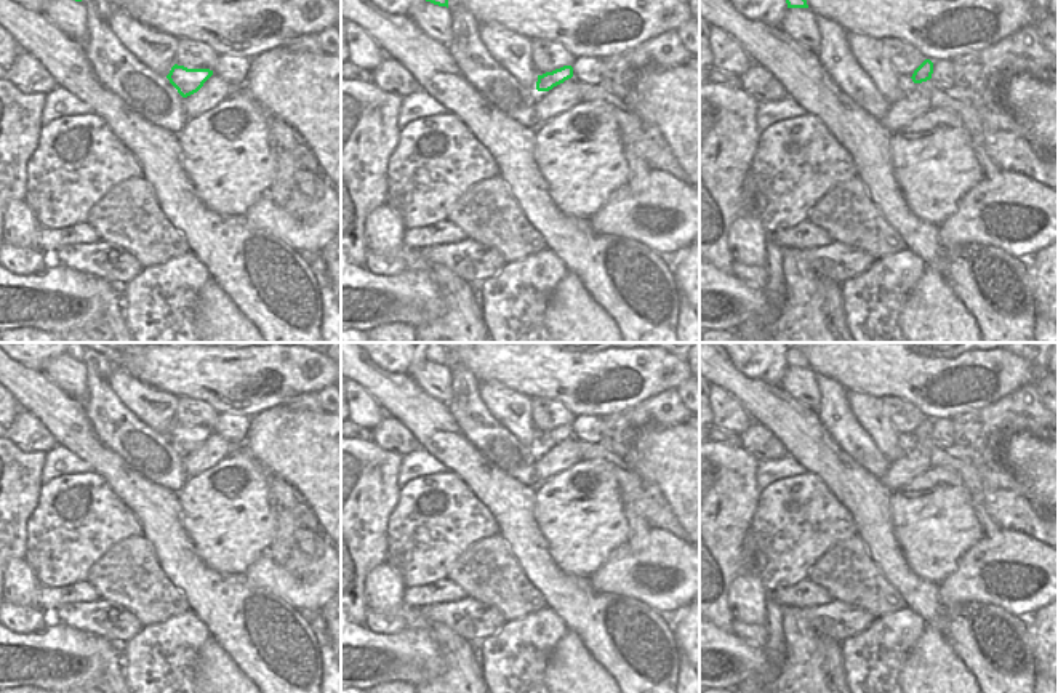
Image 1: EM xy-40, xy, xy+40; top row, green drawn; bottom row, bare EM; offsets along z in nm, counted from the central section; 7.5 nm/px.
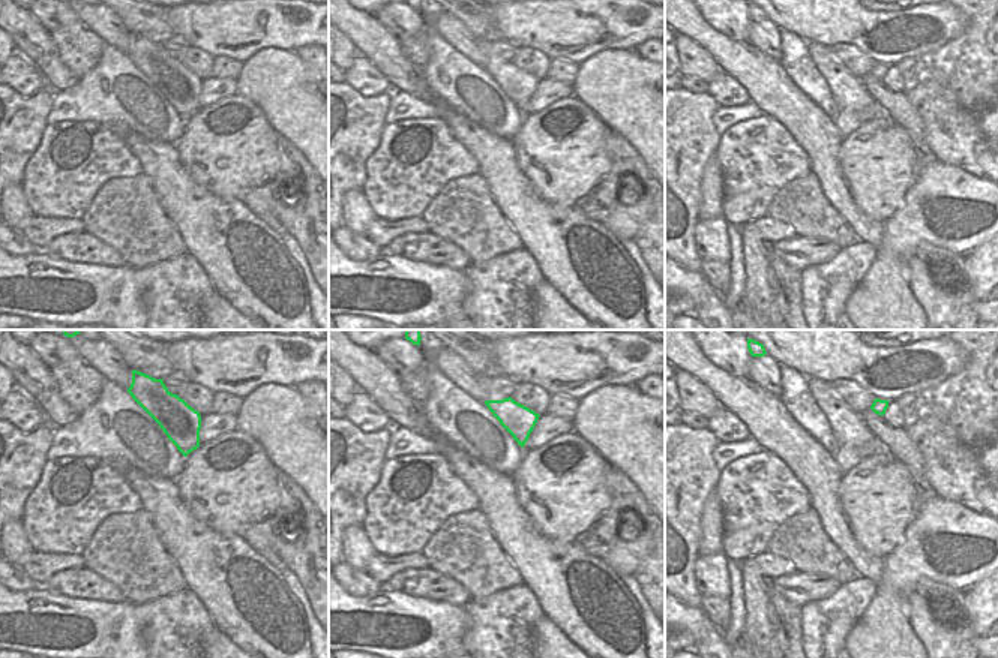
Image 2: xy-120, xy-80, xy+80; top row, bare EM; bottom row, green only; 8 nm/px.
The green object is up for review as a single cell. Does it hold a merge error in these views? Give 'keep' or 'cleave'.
keep

